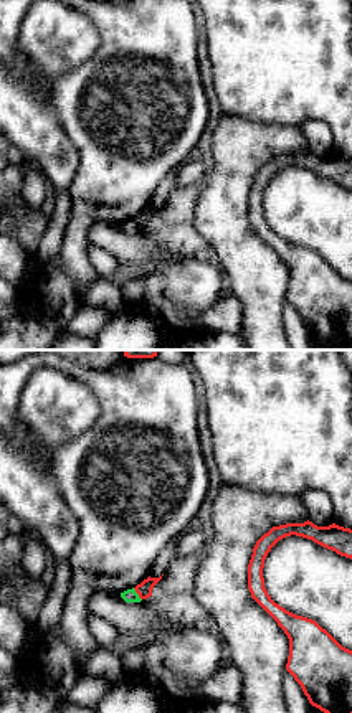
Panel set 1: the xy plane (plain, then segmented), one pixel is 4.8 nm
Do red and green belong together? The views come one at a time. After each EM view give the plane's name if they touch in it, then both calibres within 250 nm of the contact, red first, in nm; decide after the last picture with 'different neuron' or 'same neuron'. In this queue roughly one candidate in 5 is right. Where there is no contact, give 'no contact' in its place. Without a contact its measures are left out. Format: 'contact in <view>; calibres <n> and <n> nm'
contact in xy; calibres 80 and 60 nm

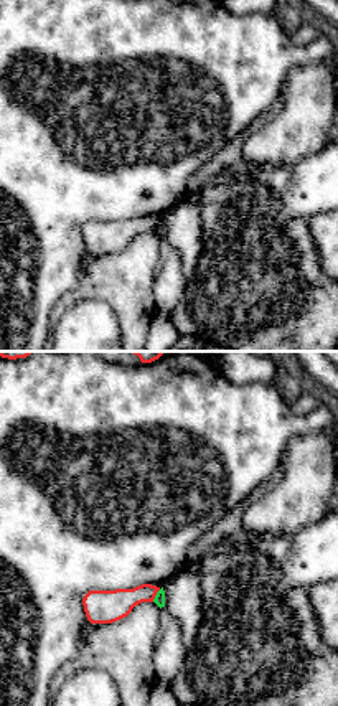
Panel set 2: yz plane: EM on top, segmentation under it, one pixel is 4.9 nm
contact in yz; calibres 160 and 50 nm

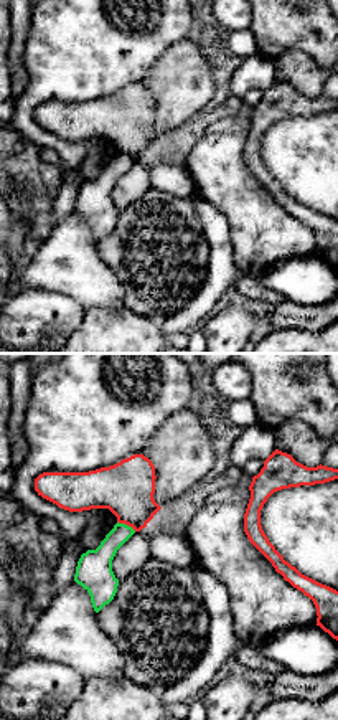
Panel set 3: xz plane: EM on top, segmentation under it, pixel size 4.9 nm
contact in xz; calibres 260 and 140 nm

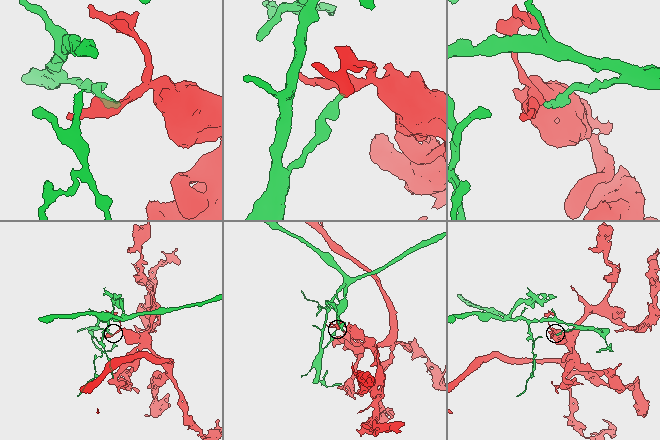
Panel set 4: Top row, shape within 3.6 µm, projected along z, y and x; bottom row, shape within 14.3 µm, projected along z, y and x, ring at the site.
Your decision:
different neuron

